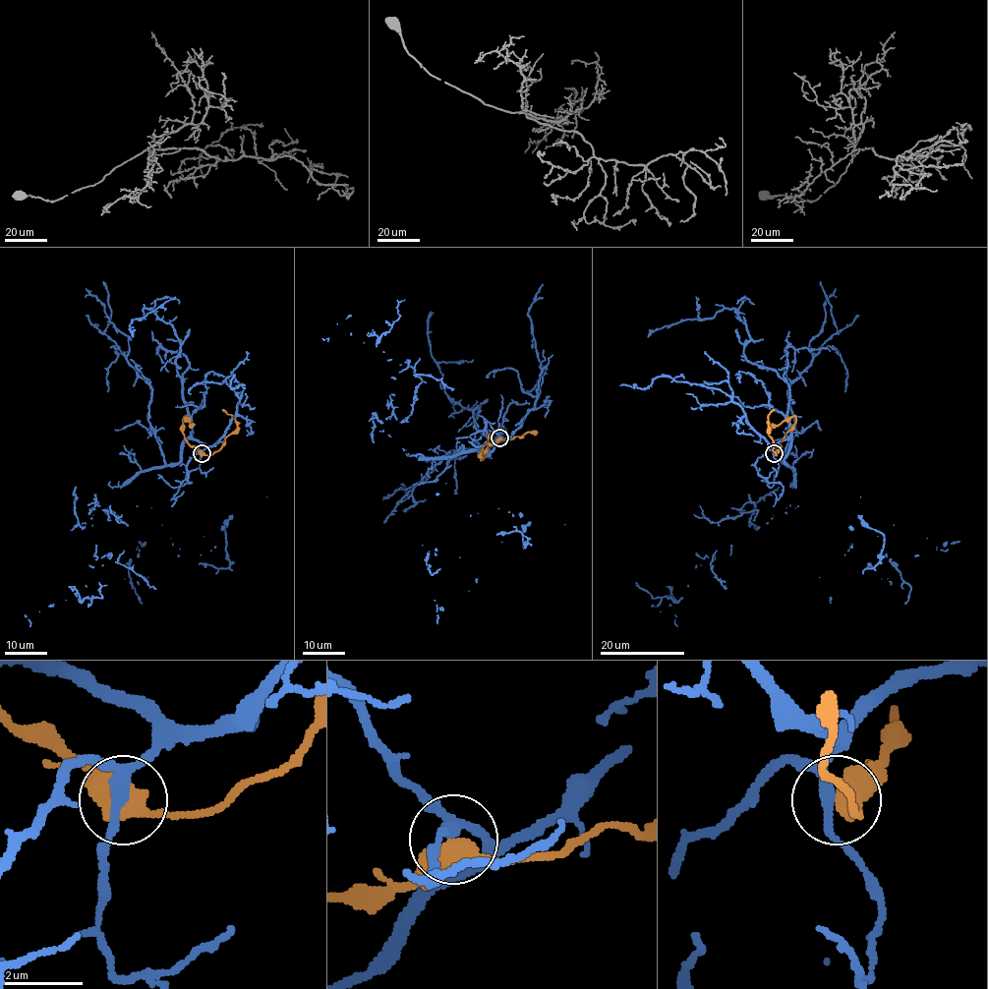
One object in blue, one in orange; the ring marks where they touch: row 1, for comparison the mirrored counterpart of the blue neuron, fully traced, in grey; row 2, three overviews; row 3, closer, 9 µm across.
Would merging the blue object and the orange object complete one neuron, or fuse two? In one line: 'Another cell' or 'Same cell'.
Another cell

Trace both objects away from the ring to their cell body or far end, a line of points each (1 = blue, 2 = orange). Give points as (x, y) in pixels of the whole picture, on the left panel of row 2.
1: (202, 452), (186, 440), (176, 463), (112, 488), (86, 522), (123, 522), (108, 558), (79, 601), (26, 614)
2: (202, 454), (185, 437), (183, 419), (186, 416), (190, 426), (194, 424)

